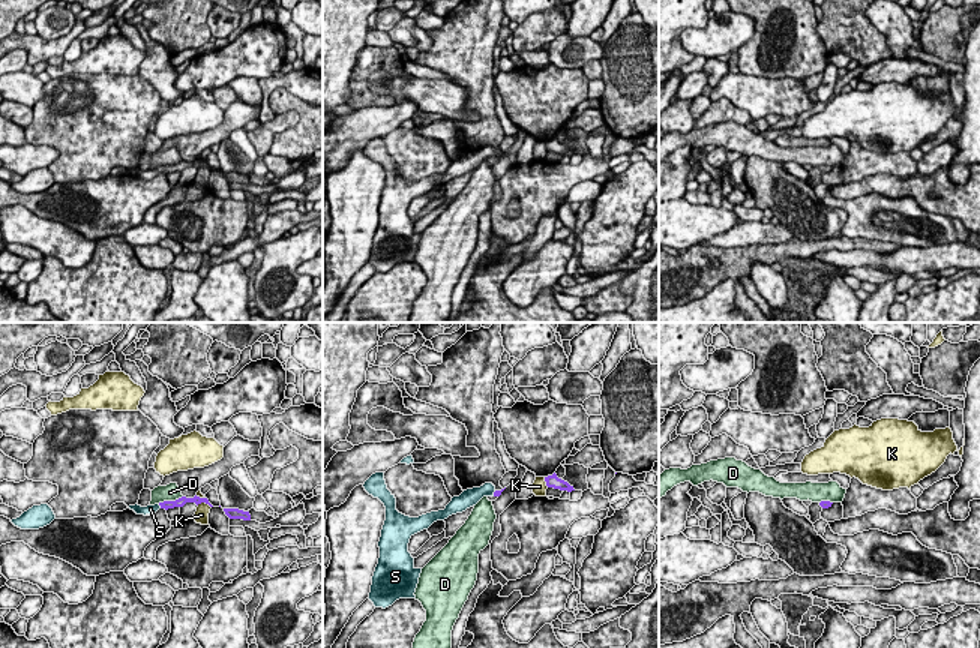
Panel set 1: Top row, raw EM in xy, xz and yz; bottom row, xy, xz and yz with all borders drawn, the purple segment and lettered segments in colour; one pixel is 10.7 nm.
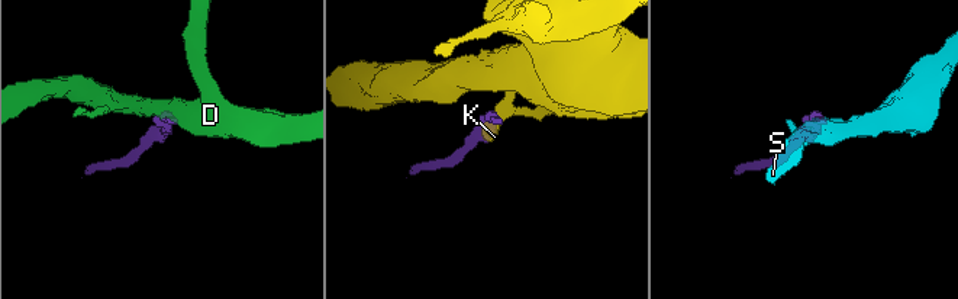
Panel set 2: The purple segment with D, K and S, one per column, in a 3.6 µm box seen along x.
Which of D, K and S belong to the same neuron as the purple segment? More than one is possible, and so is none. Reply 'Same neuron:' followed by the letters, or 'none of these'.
Same neuron: S

